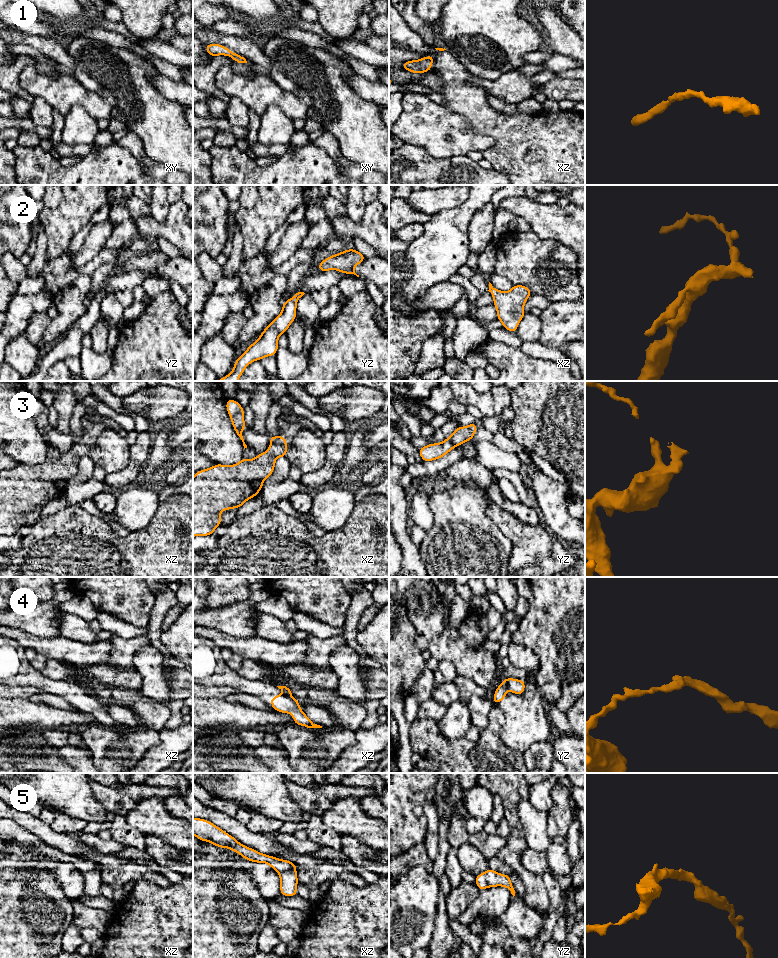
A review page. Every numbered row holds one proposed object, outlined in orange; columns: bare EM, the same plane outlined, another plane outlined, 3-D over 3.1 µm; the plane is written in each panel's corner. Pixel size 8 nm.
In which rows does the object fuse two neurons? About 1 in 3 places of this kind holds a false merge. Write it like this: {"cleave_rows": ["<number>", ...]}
{"cleave_rows": ["3", "4"]}

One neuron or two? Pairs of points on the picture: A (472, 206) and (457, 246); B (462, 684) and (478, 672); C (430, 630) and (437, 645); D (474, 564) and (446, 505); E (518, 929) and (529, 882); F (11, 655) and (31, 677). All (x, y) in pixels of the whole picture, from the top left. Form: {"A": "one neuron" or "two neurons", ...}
{"A": "one neuron", "B": "two neurons", "C": "two neurons", "D": "one neuron", "E": "two neurons", "F": "one neuron"}

